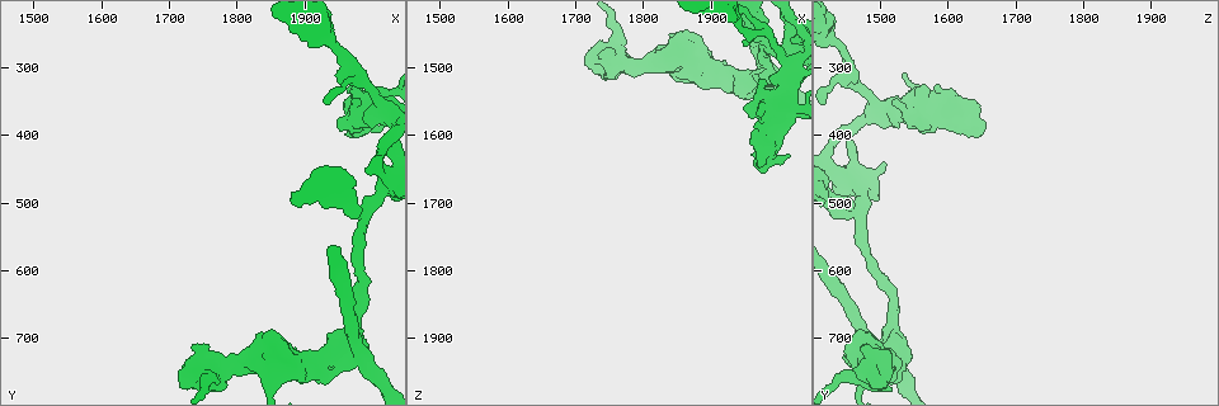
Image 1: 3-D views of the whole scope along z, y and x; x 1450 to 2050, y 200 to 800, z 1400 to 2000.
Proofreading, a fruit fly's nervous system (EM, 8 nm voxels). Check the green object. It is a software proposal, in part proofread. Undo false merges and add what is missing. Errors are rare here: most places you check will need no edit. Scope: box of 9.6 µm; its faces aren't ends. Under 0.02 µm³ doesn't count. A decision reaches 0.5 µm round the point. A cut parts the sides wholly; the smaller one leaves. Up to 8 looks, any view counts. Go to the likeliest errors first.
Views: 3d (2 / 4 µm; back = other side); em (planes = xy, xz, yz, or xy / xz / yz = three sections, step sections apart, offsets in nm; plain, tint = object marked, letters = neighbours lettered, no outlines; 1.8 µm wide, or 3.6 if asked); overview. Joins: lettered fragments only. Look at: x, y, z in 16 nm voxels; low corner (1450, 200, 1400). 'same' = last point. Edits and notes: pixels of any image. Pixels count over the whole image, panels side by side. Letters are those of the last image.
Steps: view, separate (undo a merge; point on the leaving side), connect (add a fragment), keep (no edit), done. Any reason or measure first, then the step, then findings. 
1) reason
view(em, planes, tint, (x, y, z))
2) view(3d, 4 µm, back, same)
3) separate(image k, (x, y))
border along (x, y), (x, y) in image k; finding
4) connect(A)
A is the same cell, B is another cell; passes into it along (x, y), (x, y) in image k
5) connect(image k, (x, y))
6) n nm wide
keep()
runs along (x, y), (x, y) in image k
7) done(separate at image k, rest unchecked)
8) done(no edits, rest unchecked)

four-way junction
view(em, xz, step 16, tint, (1965, 700, 1520))

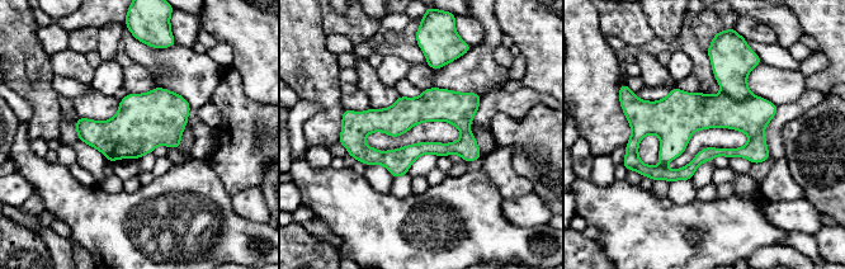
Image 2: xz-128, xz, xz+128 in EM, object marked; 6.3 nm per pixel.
cut it another way
view(em, planes, tint, same)

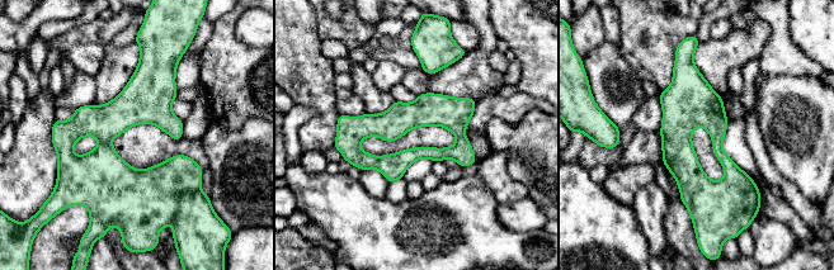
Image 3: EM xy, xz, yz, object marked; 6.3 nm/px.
view(em, planes, letters, same)

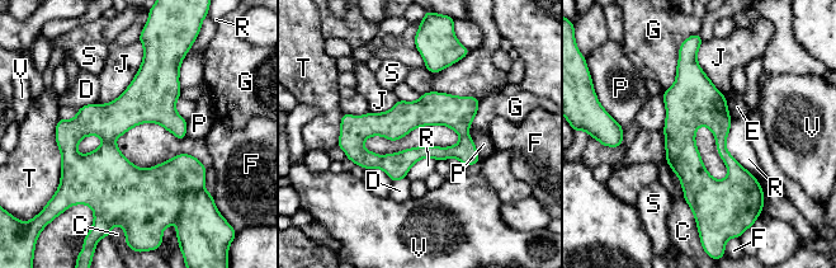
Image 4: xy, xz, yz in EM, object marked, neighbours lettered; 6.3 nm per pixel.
keep()
C, D, E, F, G, J, P, R, S, T and V are other cells; border along (730, 117), (726, 149), (763, 191) in image 4; continuous, no second neuron

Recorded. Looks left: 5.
looks like a crossing
view(em, 3.6 µm, planes, letters, (1835, 740, 1475))

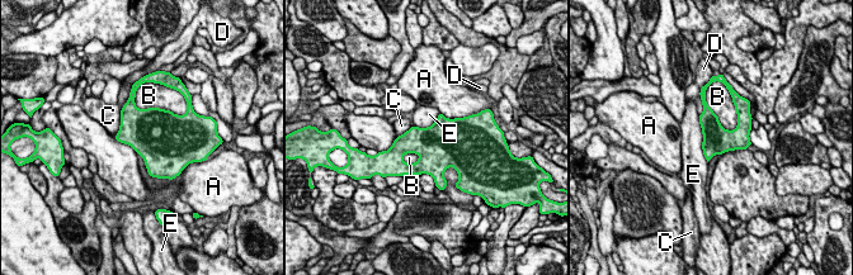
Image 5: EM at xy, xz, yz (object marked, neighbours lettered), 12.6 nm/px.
360 nm wide; E touches over 600 nm
keep()
A, B, C, D and E are other cells; one neuron here

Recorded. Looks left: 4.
branch point
view(3d, 4 µm, back, (1985, 310, 1445))

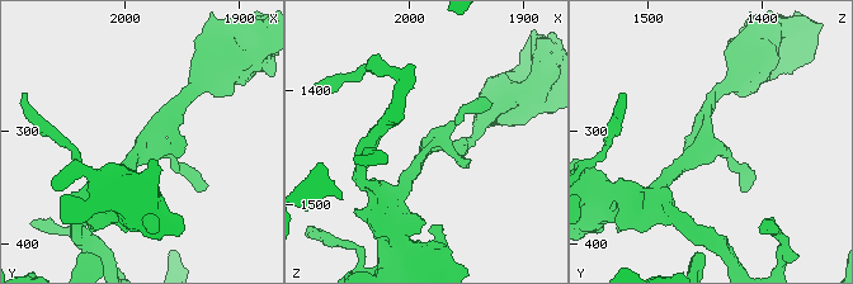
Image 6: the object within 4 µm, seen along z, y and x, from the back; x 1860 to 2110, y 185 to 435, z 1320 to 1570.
view(em, planes, plain, (1984, 306, 1450))

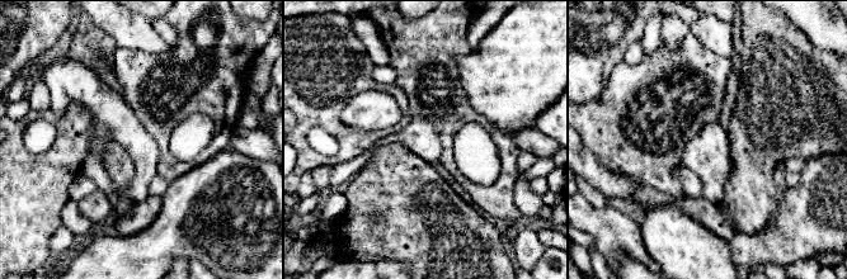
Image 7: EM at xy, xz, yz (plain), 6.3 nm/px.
view(em, planes, letters, same)

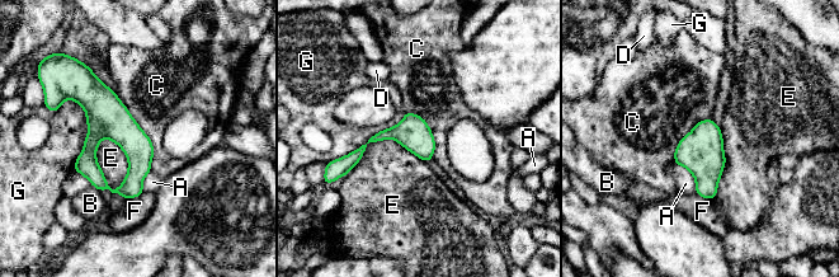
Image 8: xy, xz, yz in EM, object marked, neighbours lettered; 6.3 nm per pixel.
keep()
A, B, C, D, E, F and G are other cells; border along (114, 93), (152, 145), (151, 170) in image 8; one neuron here

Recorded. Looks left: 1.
done(no edits, rest unchecked)

